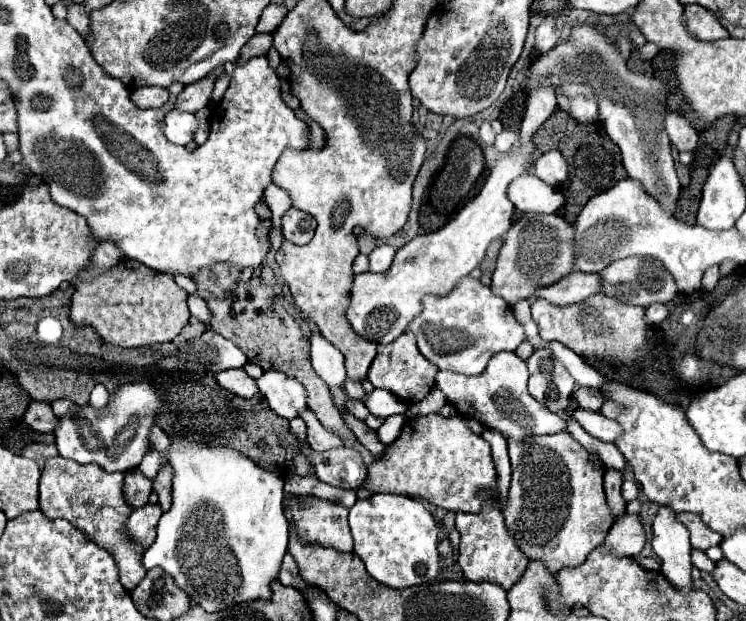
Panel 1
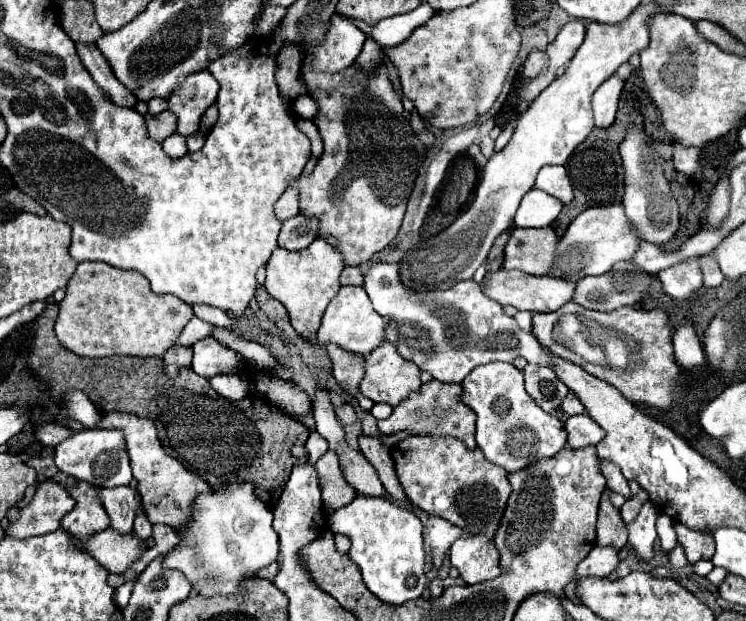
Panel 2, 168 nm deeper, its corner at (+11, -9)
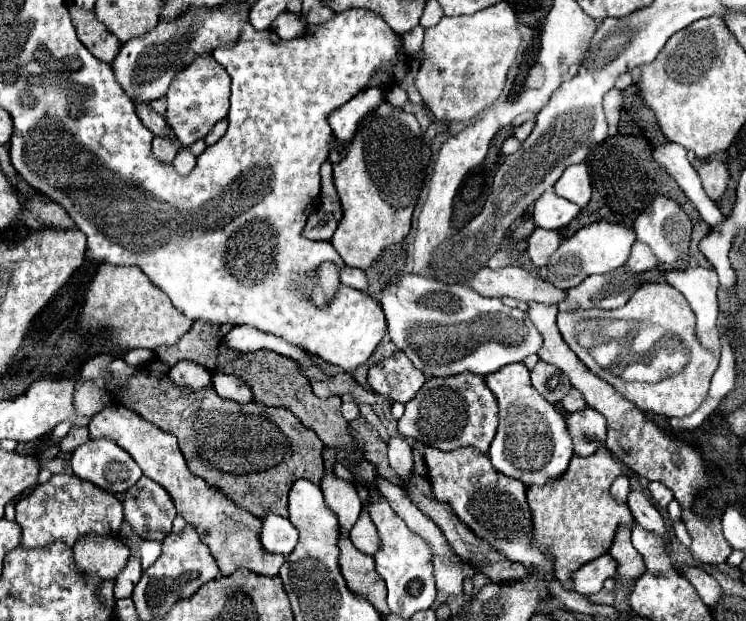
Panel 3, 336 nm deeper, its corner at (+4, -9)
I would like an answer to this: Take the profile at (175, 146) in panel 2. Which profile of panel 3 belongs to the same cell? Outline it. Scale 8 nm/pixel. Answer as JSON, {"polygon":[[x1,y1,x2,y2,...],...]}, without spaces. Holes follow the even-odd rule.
{"polygon":[[183,147,183,149,177,151,177,155,175,155,175,159,173,159,173,167,175,167,181,175,189,173,189,171,195,167,195,155,189,151,189,147]]}

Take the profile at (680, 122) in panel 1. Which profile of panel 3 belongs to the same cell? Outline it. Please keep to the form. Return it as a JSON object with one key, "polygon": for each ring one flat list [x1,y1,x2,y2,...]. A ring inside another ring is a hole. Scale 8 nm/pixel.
{"polygon":[[697,161,695,169,701,177,705,193,713,201,717,201,725,193,725,187,729,181,729,173,727,173,725,163,721,163,721,161]]}

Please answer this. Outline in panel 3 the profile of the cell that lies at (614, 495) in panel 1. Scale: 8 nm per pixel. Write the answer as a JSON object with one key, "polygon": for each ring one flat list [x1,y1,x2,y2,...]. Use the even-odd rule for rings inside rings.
{"polygon":[[625,525,617,529,613,545,609,549,609,555,617,561,617,575,615,577,621,579,623,583,637,579,645,569,643,557,631,545,631,529,627,529]]}

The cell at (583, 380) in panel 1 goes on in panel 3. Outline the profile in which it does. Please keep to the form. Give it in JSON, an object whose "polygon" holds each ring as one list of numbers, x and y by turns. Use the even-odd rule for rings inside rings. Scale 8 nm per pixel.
{"polygon":[[409,273,409,275,403,275,399,281,395,283,389,283,387,287,383,287,381,291,381,307,385,311,385,317,387,317,387,333,391,337,391,341,409,357,409,361,425,373,425,377,451,377,451,375,457,375,457,373,475,373,475,375,487,375,491,371,499,371,501,367,509,365,509,363,517,363,517,361,523,361,525,357,529,357,531,353,537,353,543,345,543,339,539,337,539,331,535,329,535,325,531,323,531,319,527,317,527,313,523,313,521,309,511,309,507,305,503,305,501,299,485,299,483,295,475,293,475,289,471,289,469,285,445,285,445,283,439,283,435,279,427,279,423,275,415,275,415,273]]}

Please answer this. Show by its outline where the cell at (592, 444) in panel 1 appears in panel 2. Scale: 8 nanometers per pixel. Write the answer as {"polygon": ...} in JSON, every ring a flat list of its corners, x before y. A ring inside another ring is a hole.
{"polygon":[[602,459,602,463,600,463,600,465,602,465,602,473,604,473,606,481,608,481,608,489,612,489,612,491,616,491,616,493,624,495,626,499,630,499,630,497,632,497,632,493,630,493,628,481,624,479,624,475,622,475,620,467,618,467,618,465,614,465,612,461,606,461,606,459]]}

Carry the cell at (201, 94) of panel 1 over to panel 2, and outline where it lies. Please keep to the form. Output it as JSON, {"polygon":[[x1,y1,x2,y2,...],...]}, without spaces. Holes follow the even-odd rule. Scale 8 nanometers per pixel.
{"polygon":[[160,113,160,115,152,115,146,119,146,129,148,135,162,143,166,137,170,137,176,131,176,117,172,117,172,113]]}

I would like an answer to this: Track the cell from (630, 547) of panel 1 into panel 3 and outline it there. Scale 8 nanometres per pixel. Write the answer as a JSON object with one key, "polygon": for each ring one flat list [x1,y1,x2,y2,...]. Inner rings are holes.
{"polygon":[[601,555,573,573,573,589,581,595,593,595,603,587,603,581,613,577,615,573,615,559,611,555]]}

